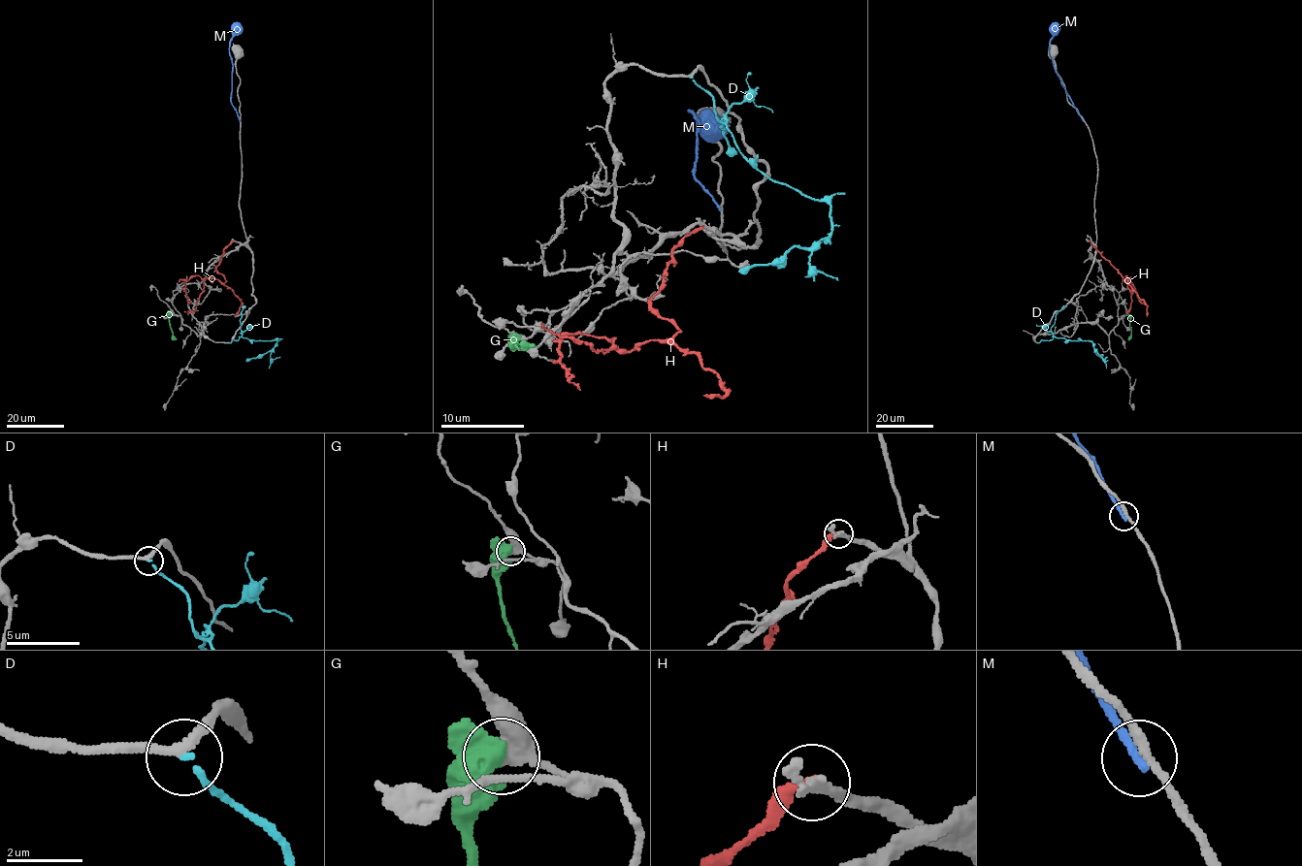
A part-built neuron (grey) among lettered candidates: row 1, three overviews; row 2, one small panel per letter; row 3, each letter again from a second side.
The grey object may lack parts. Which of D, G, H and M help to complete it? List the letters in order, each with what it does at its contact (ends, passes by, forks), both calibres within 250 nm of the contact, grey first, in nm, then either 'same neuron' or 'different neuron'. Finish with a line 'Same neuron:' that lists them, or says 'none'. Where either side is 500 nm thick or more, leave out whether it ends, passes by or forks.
D: it ends | 220/140 nm | same neuron
G: 380/700 nm | different neuron
H: it ends | 300/240 nm | different neuron
M: it ends | 220/260 nm | different neuron
Same neuron: D

